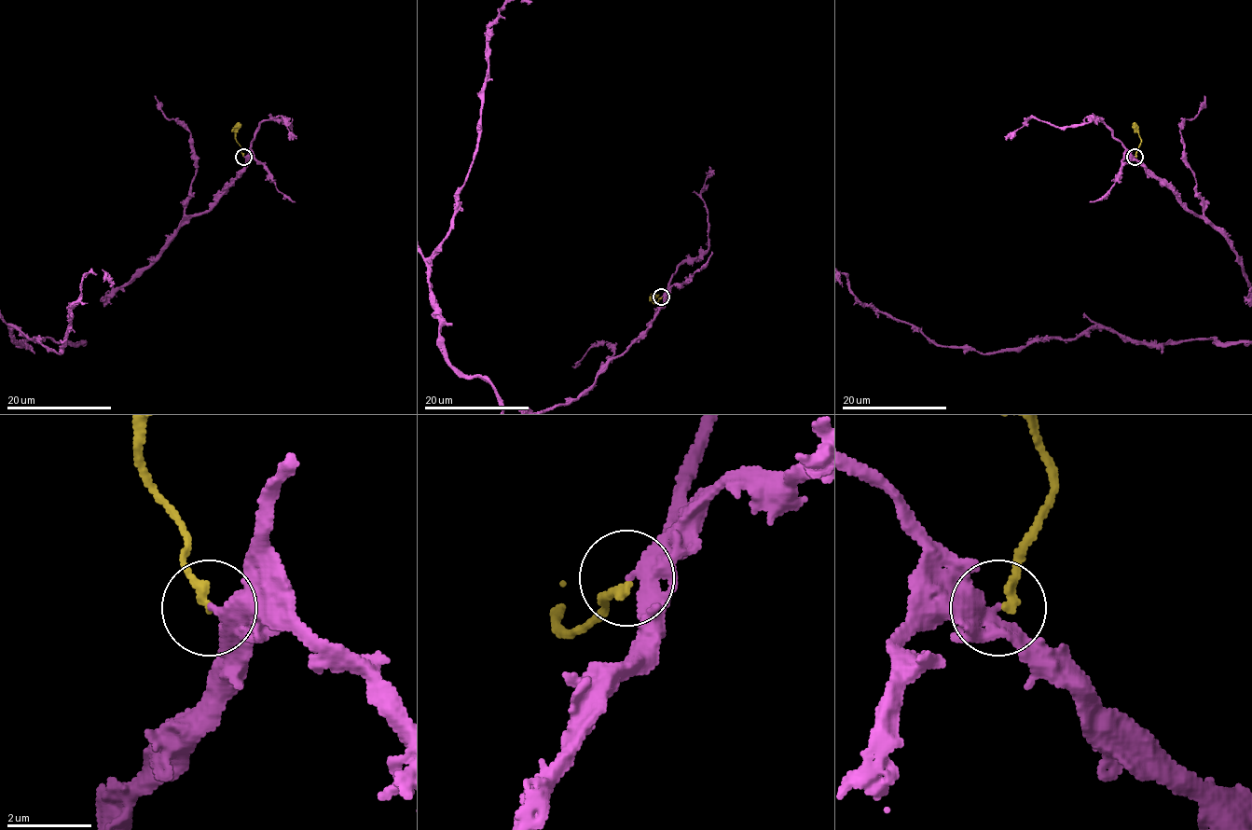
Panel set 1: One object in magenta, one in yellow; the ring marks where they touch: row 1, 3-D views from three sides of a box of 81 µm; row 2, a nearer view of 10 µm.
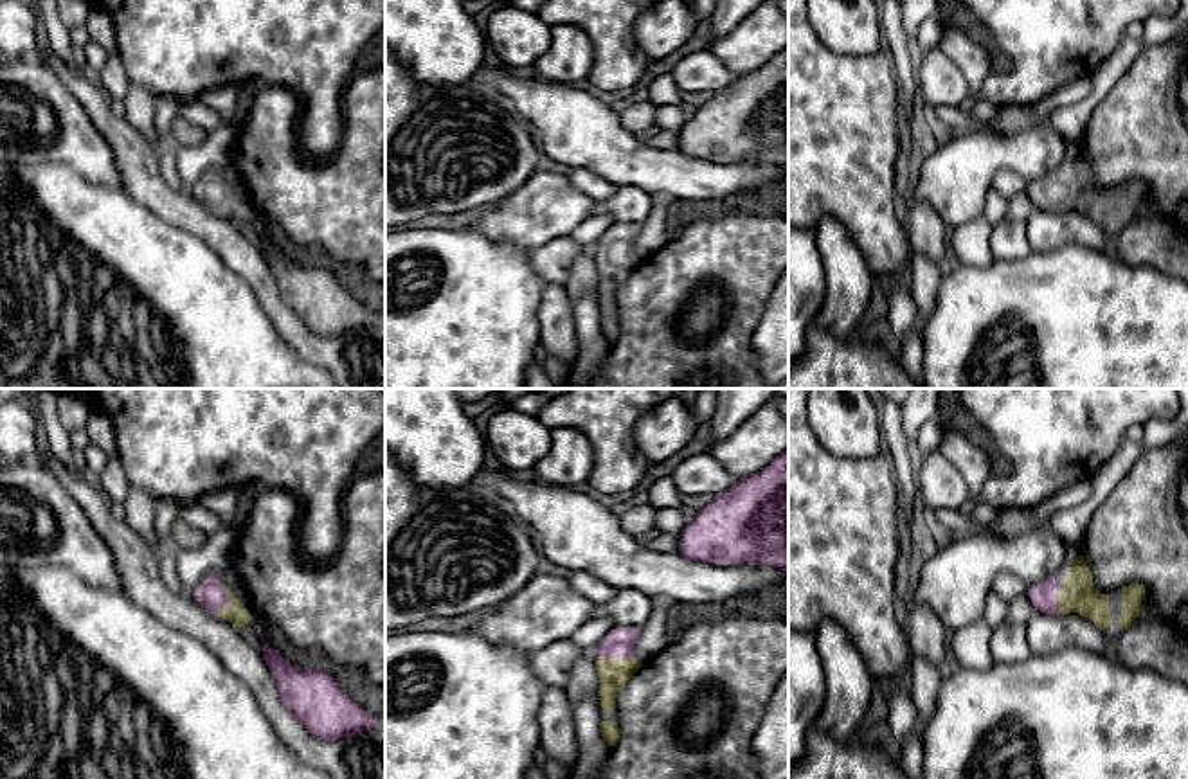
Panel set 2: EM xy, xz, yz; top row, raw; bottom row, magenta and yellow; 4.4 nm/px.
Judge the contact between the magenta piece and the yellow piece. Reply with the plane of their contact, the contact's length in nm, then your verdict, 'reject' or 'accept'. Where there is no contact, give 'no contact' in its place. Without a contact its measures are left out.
contact in xy; length 150 nm; accept

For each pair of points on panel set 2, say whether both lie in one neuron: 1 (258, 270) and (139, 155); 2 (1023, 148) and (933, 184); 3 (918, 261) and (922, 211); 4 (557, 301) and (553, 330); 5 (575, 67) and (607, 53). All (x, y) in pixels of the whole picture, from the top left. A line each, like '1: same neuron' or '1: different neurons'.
1: same neuron
2: same neuron
3: different neurons
4: same neuron
5: different neurons

